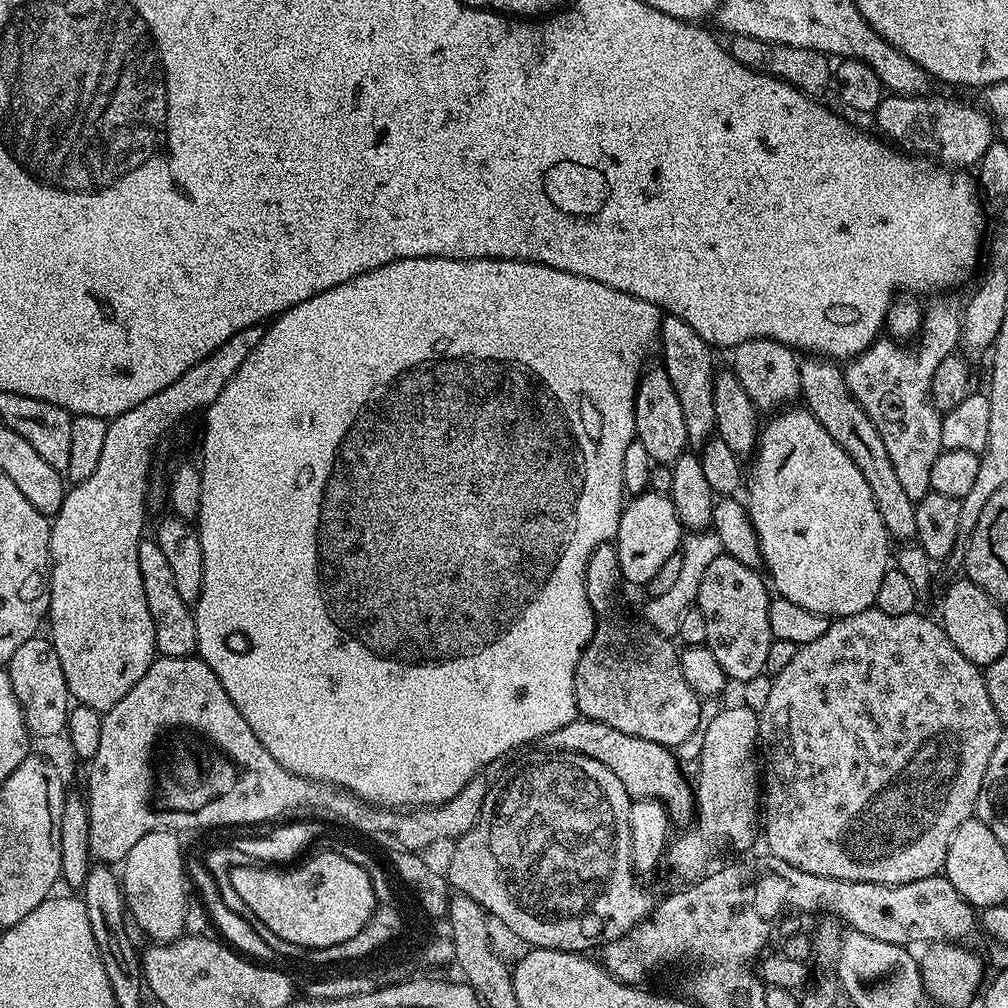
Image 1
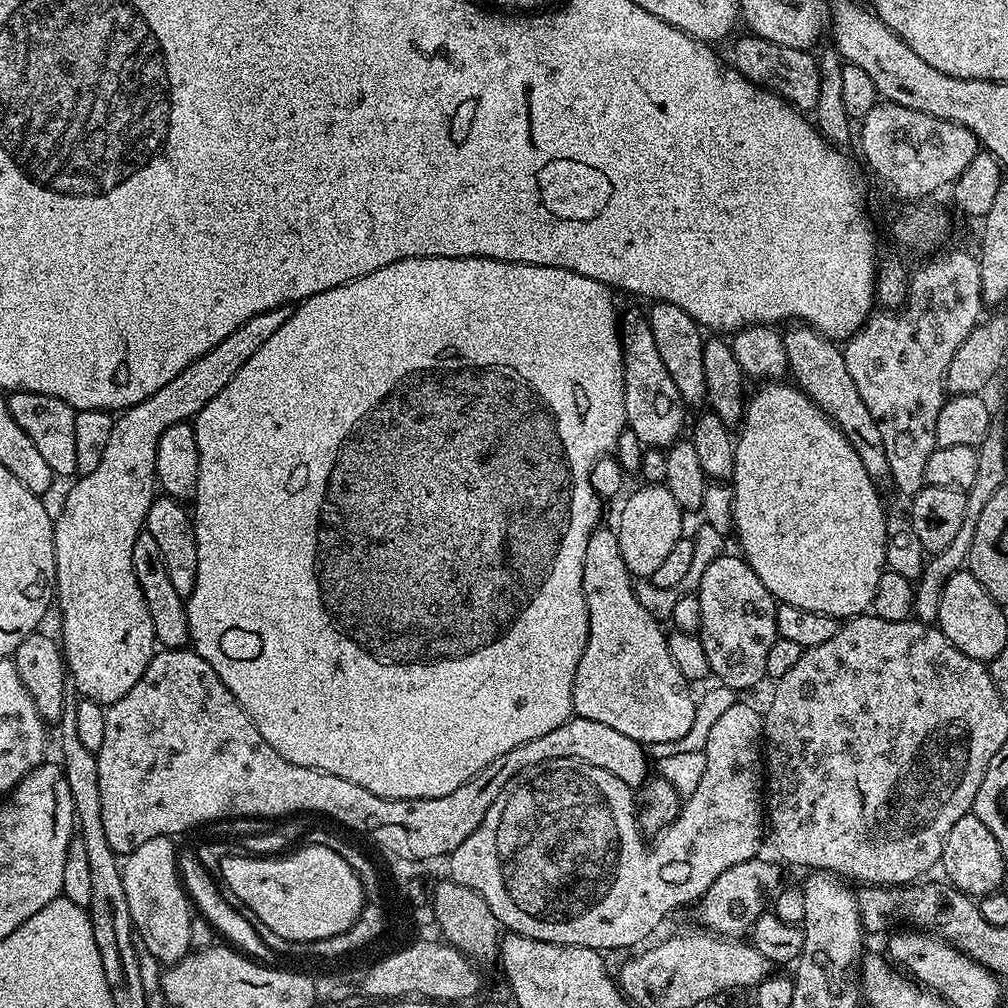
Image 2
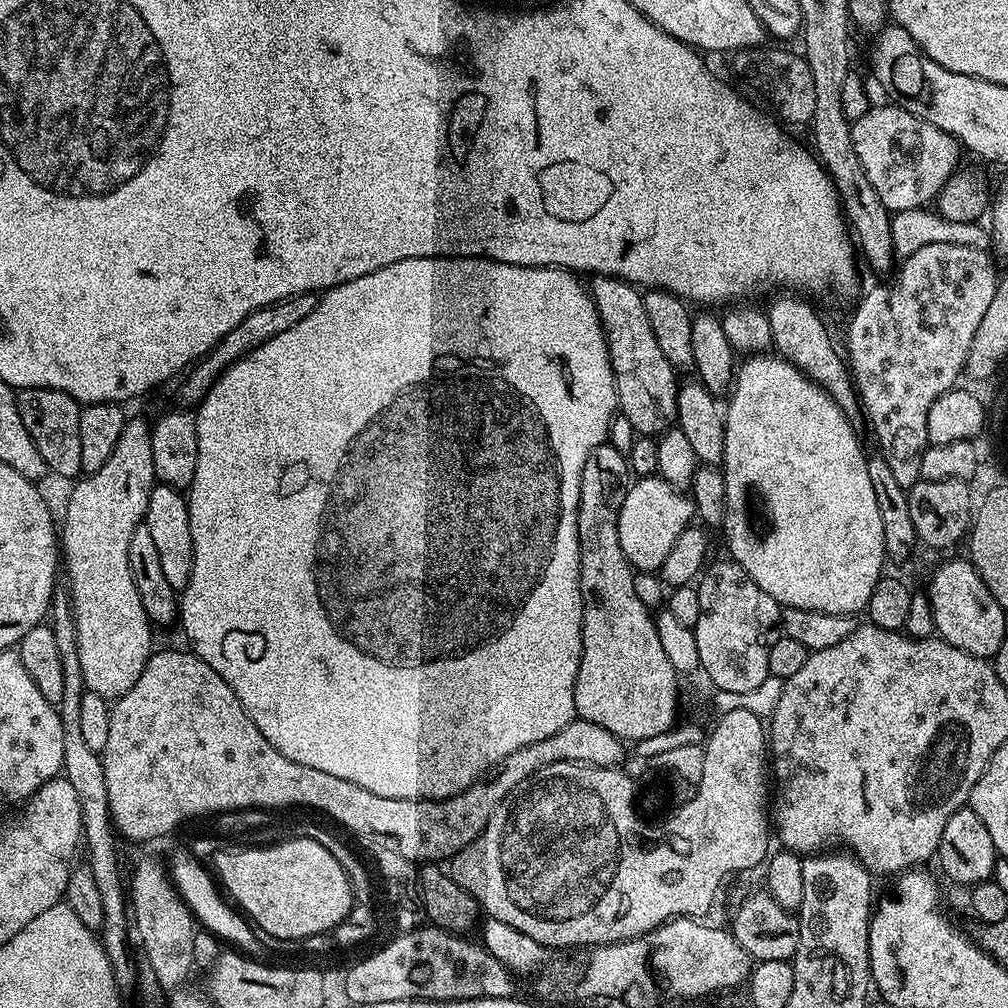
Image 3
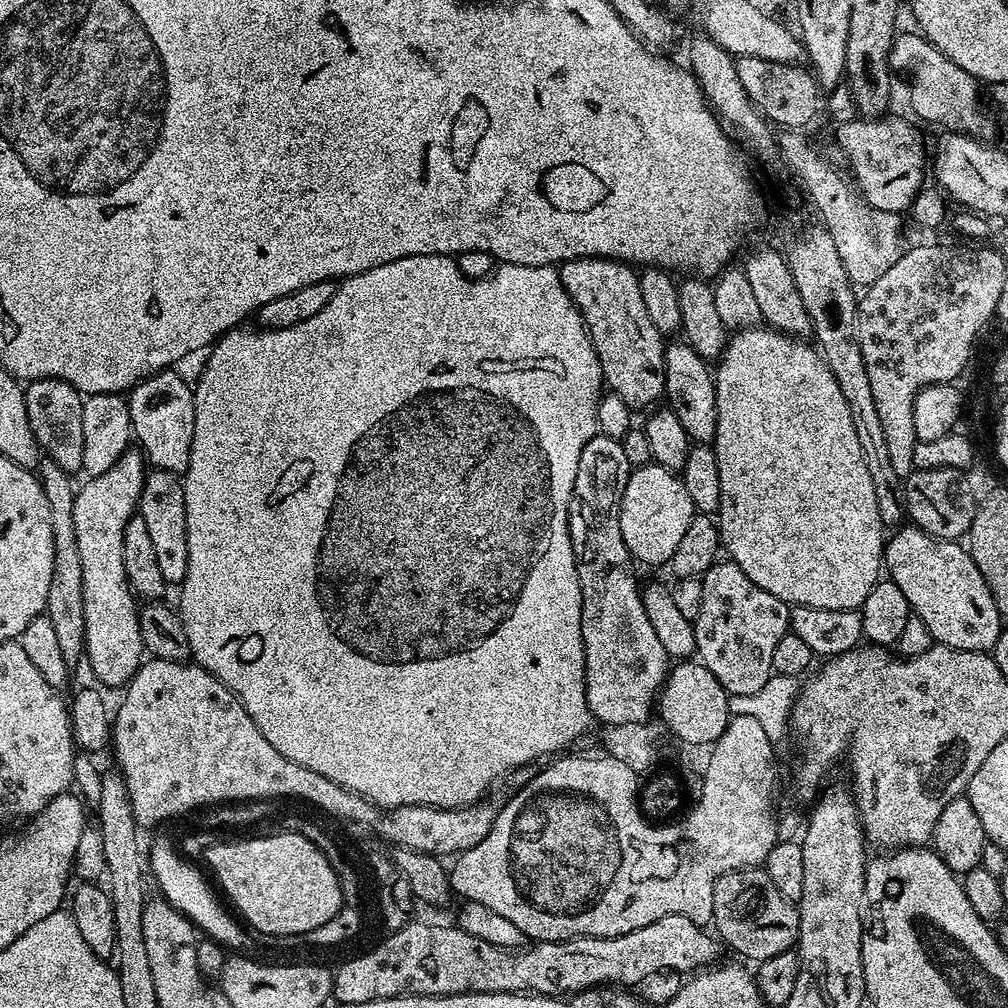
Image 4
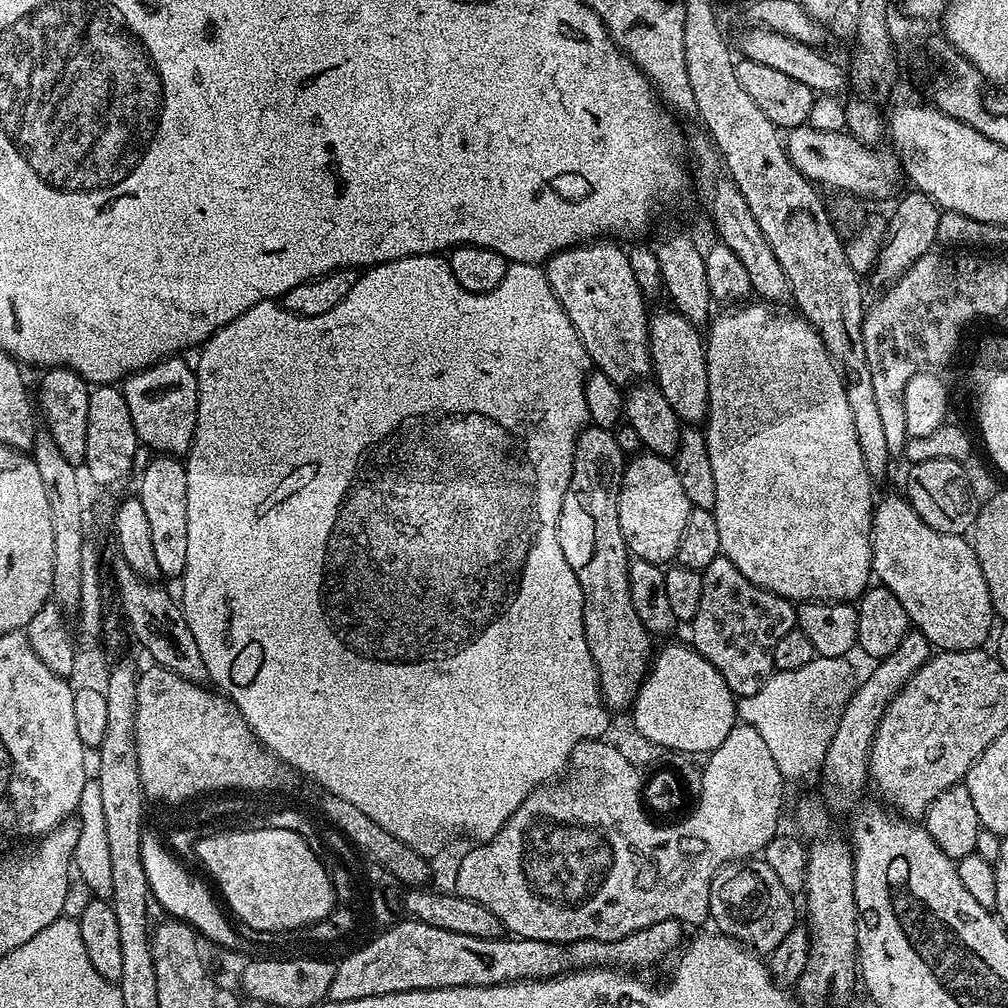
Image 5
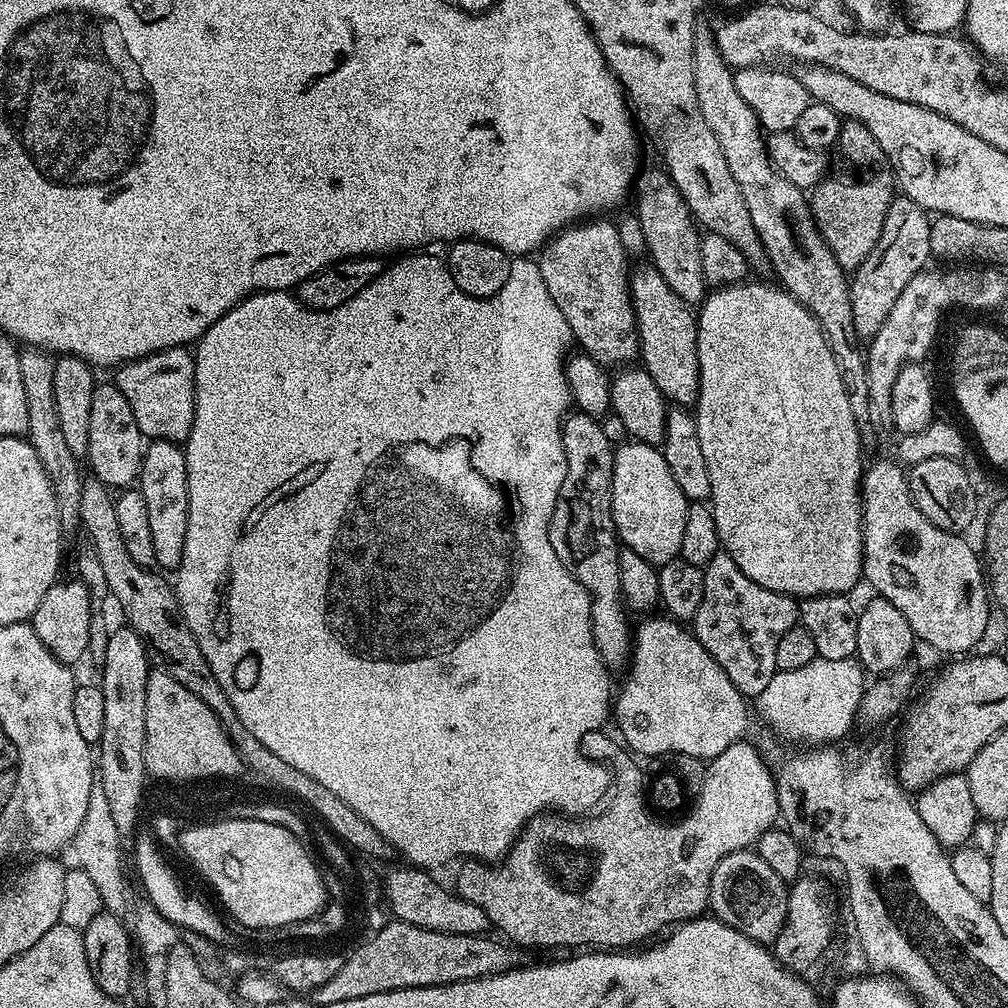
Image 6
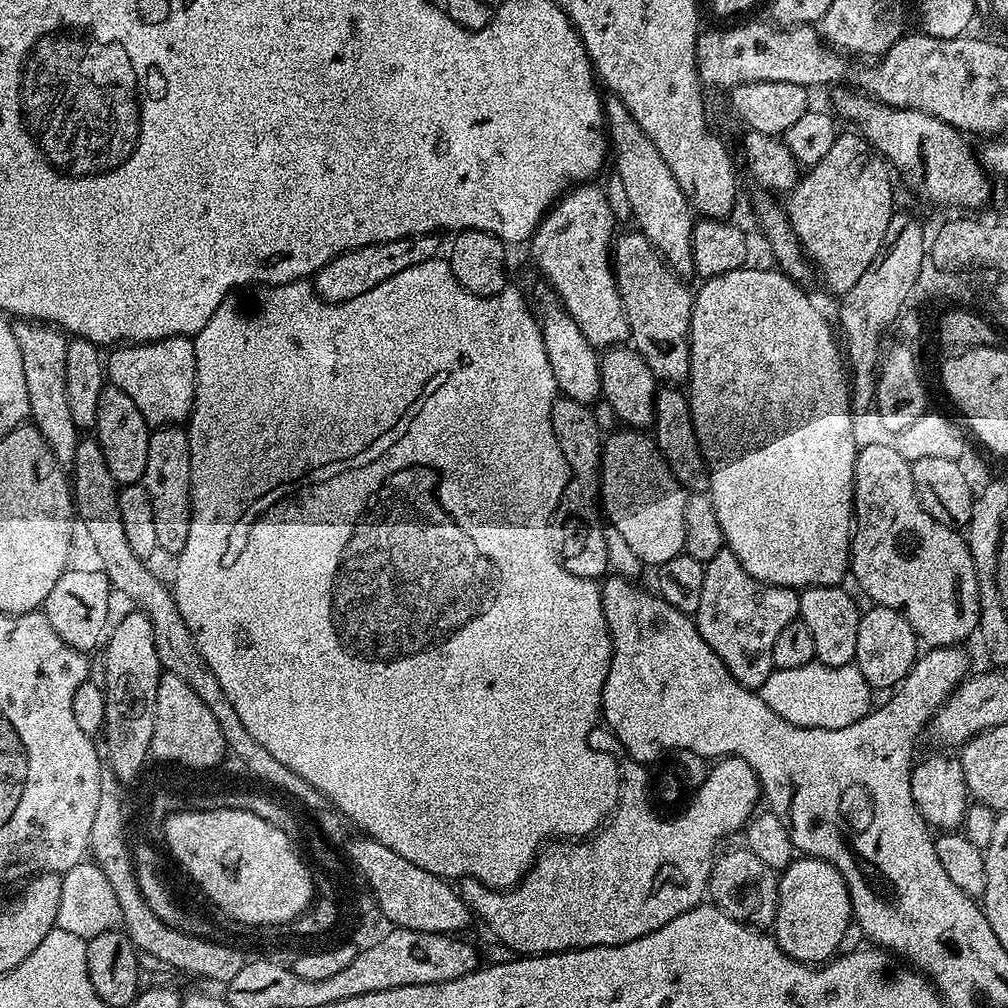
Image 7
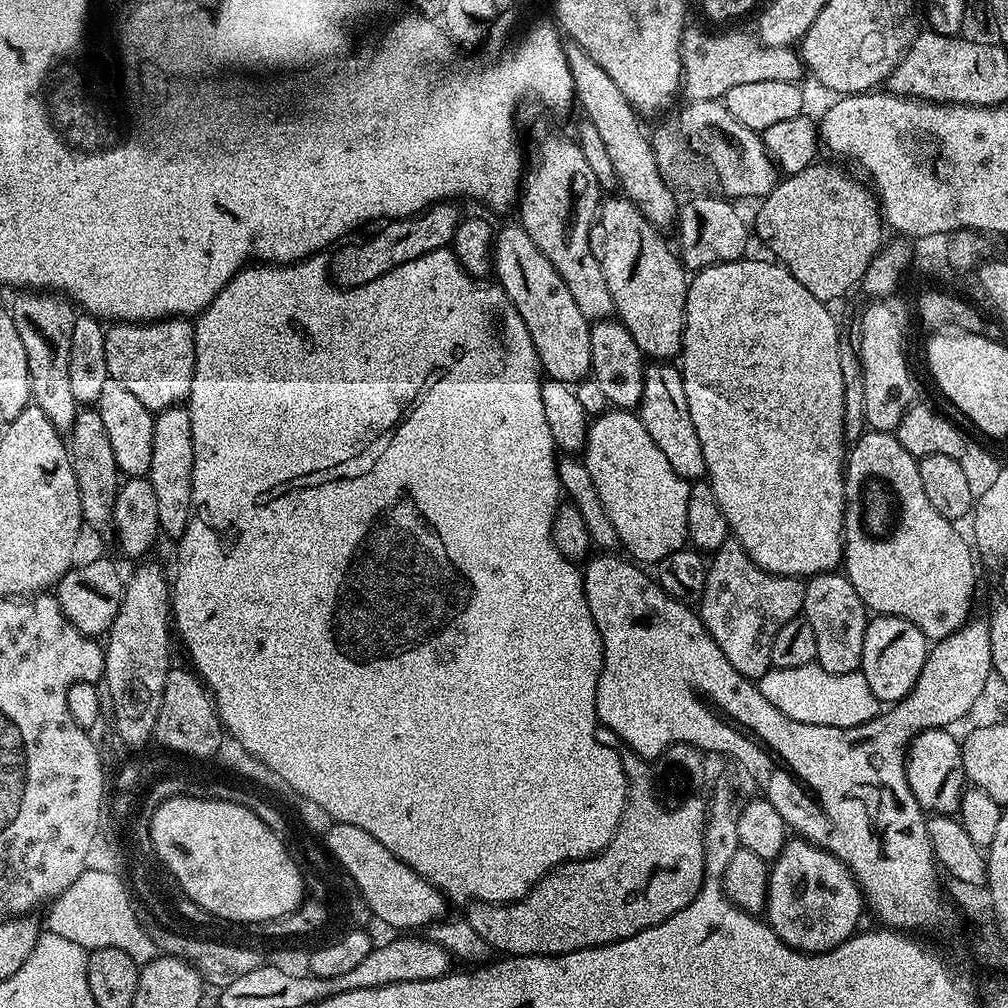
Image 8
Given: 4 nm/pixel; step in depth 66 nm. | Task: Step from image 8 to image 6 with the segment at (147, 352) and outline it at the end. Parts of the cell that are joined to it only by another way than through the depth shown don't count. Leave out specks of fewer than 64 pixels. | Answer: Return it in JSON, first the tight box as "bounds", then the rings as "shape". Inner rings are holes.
{"bounds":[114,347,196,445],"shape":[[[187,347],[163,348],[141,360],[129,360],[115,369],[114,383],[122,394],[126,394],[126,402],[130,402],[130,410],[134,410],[134,422],[138,422],[138,430],[149,441],[169,440],[183,445],[194,426],[194,410],[196,409],[196,361]]]}

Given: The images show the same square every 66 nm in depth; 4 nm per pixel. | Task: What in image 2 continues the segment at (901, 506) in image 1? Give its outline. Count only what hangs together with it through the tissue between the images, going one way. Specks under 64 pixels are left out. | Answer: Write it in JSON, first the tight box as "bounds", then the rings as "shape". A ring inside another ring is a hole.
{"bounds":[783,326,889,482],"shape":[[[807,326],[789,328],[792,329],[789,332],[785,331],[783,337],[790,376],[793,376],[791,379],[795,387],[806,393],[832,419],[834,426],[842,430],[846,442],[854,446],[854,454],[862,458],[866,474],[870,474],[870,478],[877,482],[887,481],[889,474],[886,442],[882,442],[882,430],[878,430],[878,422],[874,422],[870,406],[862,402],[862,394],[858,394],[858,386],[854,386],[854,378],[850,378],[850,370],[846,370],[846,358],[841,345],[835,339],[823,336],[815,328]]]}

